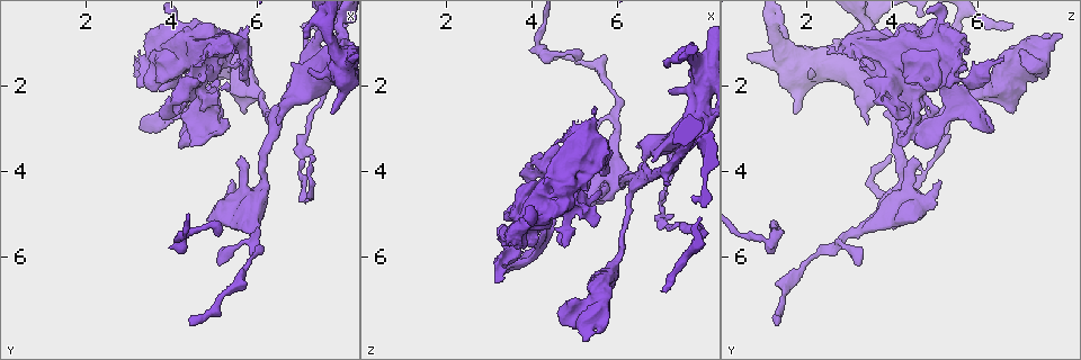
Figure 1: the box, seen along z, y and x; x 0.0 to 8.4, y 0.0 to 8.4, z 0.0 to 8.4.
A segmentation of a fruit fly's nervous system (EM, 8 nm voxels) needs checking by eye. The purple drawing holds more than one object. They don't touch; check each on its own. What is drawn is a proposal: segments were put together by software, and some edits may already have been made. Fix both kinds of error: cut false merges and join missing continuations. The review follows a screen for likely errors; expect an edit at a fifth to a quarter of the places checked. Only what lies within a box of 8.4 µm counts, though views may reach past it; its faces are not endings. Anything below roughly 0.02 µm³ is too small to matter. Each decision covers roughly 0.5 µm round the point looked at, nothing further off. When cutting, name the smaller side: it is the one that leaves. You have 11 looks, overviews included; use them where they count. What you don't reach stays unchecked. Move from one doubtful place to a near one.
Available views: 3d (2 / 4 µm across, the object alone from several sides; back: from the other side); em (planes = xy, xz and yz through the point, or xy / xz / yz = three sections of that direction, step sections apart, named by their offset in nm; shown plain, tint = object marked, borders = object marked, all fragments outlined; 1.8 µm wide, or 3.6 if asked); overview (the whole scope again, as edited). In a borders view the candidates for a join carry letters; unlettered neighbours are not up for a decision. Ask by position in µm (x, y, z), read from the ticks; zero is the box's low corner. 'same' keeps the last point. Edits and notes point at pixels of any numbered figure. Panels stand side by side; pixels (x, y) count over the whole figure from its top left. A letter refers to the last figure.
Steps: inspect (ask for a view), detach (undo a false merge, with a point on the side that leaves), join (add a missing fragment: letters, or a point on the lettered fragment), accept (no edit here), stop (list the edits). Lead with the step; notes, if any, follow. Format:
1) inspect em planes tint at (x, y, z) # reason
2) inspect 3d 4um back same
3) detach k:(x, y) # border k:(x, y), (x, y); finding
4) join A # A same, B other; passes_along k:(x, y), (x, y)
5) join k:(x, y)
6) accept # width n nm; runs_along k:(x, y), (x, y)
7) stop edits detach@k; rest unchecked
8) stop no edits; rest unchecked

inspect em planes borders at (7.00, 0.60, 6.80)

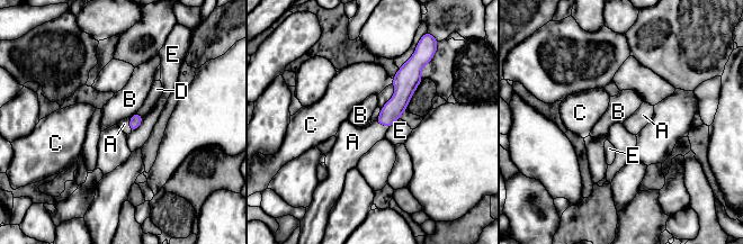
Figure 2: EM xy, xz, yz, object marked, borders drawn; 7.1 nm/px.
accept # longest_contact E 150 nm; A other, B other, C other, D other, E other; border 2:(131, 117), (130, 132); none of them fits

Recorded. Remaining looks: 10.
inspect 3d 2um at (5.80, 1.95, 4.10)

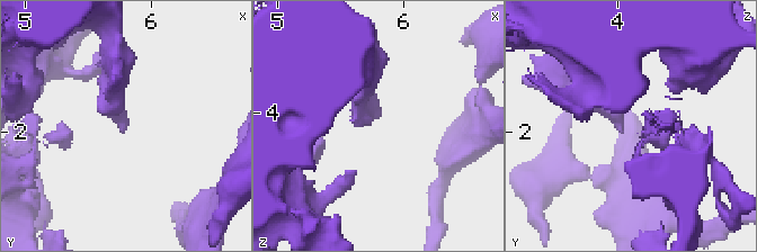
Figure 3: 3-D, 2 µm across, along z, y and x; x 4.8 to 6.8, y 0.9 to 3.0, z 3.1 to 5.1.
inspect em xz step 16 tint at (5.76, 1.96, 4.06) # now the EM

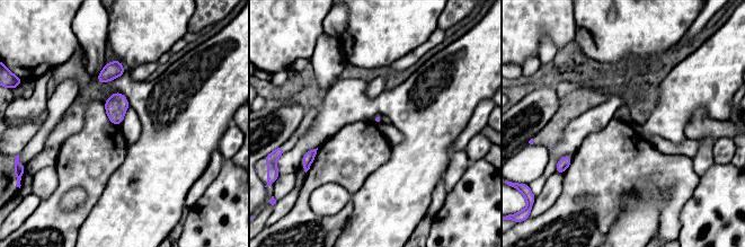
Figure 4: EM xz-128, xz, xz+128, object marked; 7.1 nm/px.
inspect em xy step 16 borders same

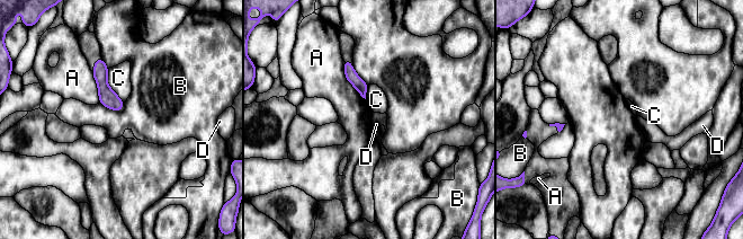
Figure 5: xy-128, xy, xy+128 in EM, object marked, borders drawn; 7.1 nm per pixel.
accept # A other, B other, C other, D other; runs_along 5:(99, 61), (103, 88), (119, 107); no lettered fragment goes on from it

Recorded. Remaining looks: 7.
inspect em xz step 8 tint at (5.50, 1.20, 2.45) # an open end

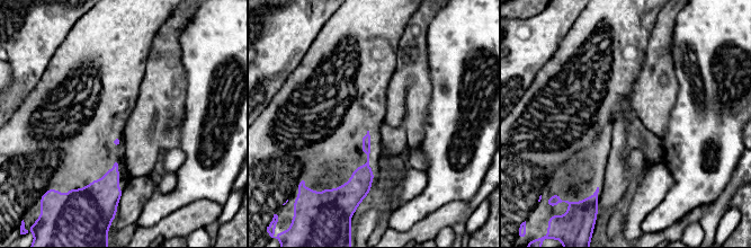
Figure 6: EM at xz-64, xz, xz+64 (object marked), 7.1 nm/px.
inspect em planes tint same # another direction

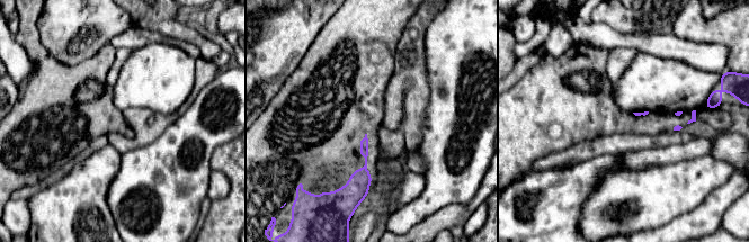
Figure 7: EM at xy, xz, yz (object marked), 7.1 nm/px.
inspect em planes borders same # what lies round it

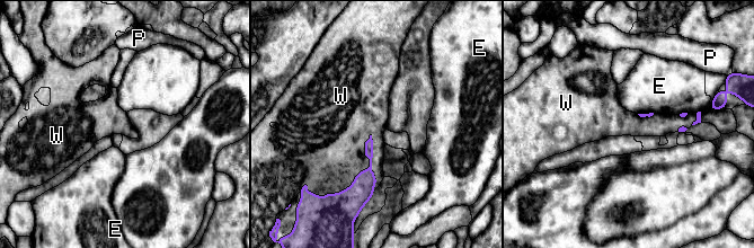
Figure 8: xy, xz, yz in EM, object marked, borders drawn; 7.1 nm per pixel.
join W # longest_contact W 500 nm; E other, P other, W same; it goes on there

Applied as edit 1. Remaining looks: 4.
inspect em 3.6um xz step 16 tint at (7.90, 1.30, 1.60) # small branch off a trunk

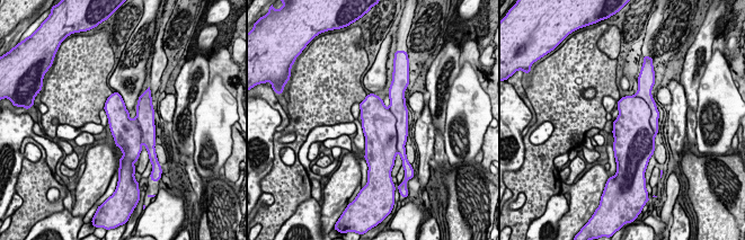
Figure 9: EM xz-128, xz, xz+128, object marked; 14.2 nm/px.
inspect em 3.6um planes borders same # cut it another way

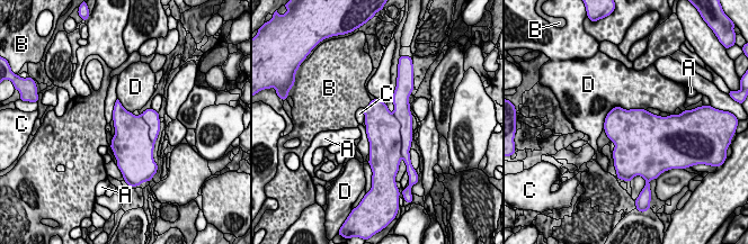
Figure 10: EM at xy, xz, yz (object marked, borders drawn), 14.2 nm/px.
accept # A other, B other, C other, D other; border 10:(646, 109), (614, 107), (603, 127); all the same neuron

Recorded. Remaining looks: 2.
inspect em 3.6um yz step 4 tint at (3.30, 3.00, 6.30) # an open end

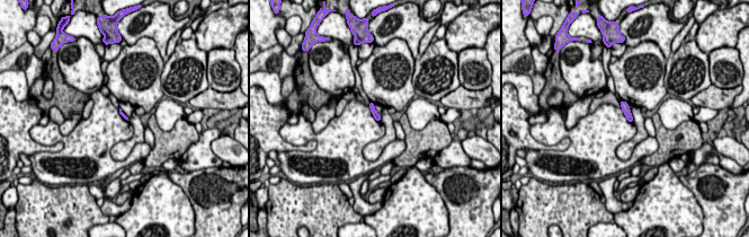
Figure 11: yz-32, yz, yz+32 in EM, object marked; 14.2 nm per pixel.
inspect em 3.6um yz step 4 borders same

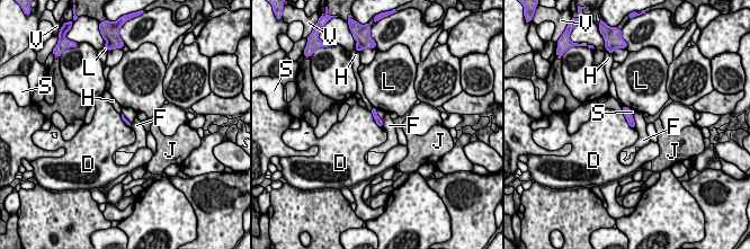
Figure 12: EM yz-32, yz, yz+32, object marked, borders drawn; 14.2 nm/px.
accept # D other, F other, H other, J other, L other, S other, V other; border 12:(623, 112), (626, 122), (634, 129); none of them fits

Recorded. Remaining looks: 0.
stop edits join@8; rest unchecked

